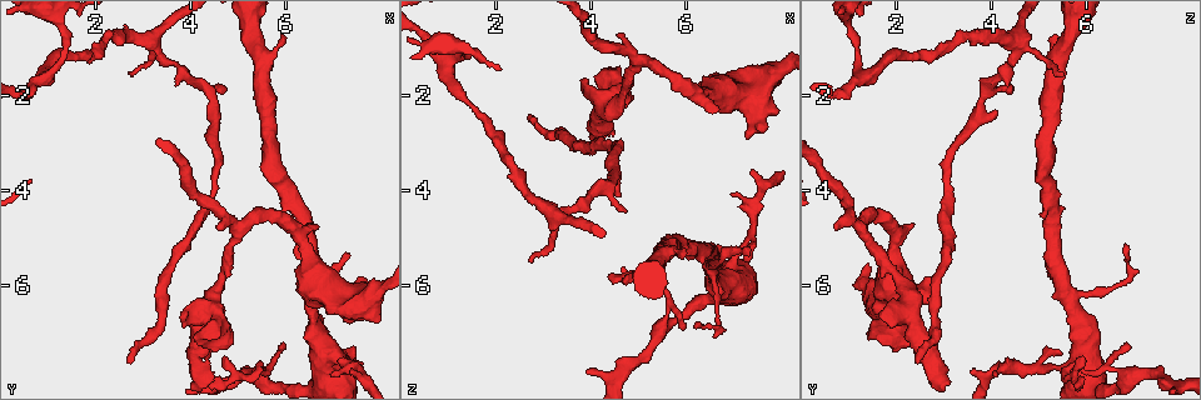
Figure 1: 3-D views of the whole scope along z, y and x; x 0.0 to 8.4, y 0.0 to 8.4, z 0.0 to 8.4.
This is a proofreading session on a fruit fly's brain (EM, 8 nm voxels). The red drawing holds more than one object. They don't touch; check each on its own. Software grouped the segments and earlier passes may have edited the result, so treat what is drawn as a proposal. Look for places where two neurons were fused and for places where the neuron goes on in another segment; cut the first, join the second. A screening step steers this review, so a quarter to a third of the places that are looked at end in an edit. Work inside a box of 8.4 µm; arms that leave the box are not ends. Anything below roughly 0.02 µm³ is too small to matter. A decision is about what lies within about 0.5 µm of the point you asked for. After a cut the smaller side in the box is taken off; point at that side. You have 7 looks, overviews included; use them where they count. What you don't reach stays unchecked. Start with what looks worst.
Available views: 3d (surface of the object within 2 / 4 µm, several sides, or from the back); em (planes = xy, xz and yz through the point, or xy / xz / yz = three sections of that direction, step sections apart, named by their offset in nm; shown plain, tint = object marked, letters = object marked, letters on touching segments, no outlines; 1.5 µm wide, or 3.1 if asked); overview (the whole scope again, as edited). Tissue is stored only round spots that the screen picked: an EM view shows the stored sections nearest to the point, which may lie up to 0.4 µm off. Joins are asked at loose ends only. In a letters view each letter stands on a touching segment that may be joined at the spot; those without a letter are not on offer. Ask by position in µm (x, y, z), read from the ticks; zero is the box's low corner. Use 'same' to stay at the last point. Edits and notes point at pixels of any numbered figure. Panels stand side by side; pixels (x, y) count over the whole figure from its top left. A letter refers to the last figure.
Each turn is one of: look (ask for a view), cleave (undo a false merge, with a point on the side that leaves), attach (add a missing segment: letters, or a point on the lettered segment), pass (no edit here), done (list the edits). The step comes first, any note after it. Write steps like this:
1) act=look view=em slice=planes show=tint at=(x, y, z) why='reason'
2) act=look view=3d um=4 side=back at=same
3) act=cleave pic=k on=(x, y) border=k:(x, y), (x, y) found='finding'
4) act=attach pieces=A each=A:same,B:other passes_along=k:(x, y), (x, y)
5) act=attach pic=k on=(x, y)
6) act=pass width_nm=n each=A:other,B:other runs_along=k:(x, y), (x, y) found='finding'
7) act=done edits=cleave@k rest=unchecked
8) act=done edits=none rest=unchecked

act=look view=em slice=xy step=4 show=tint at=(3.90, 6.70, 1.60) why='branch stops here'

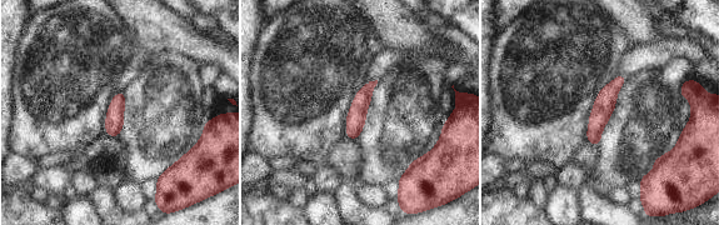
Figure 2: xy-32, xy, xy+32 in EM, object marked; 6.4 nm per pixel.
act=look view=em slice=yz step=4 show=letters at=same why='another direction'

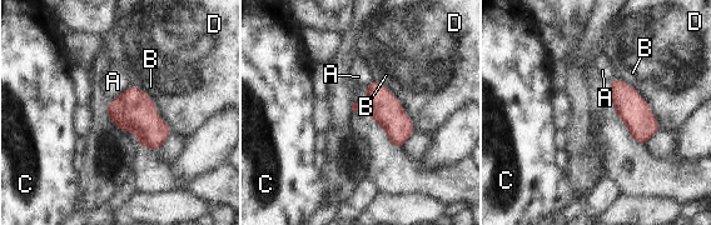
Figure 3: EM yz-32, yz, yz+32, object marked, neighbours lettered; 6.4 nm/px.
act=pass longest_contact=D:280nm each=A:other,B:other,C:other,D:other border=3:(129, 85), (108, 104) found='none of them fits'

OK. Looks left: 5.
act=look view=3d um=4 at=(6.95, 7.70, 5.60) why='a narrow waist'

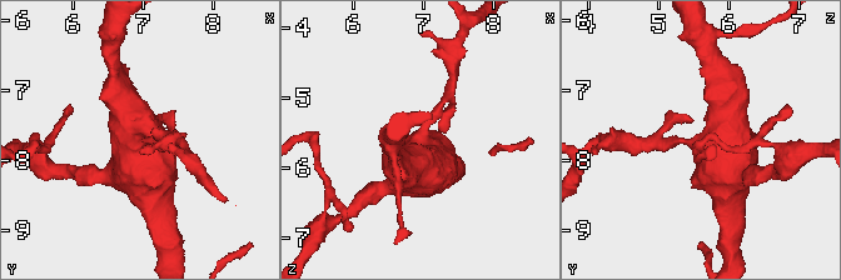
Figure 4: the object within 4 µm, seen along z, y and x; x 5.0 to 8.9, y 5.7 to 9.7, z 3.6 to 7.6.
act=look view=em slice=planes show=plain at=(6.95, 7.75, 5.60)

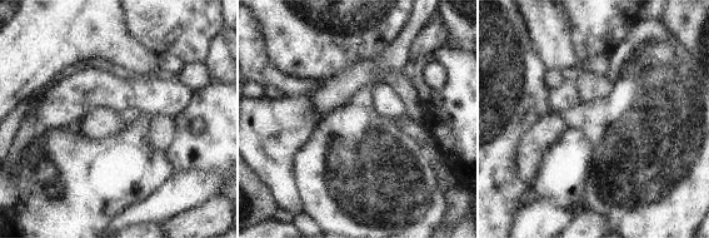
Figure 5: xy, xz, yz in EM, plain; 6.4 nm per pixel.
act=look view=em slice=planes show=letters at=same why='what lies round it'

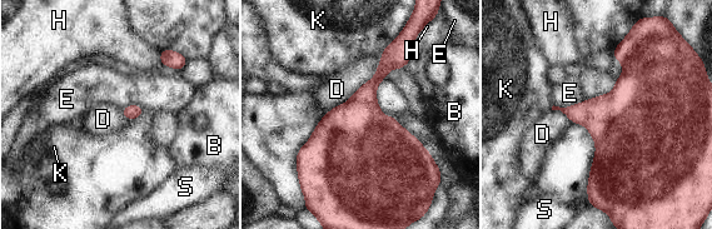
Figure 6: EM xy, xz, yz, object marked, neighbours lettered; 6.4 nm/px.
act=pass each=B:other,D:other,E:other,H:other,K:other,S:other border=6:(384, 50), (376, 73), (324, 115) found='one neuron here'

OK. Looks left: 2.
act=look view=3d um=2 at=(5.05, 4.80, 1.25) why='branch point'

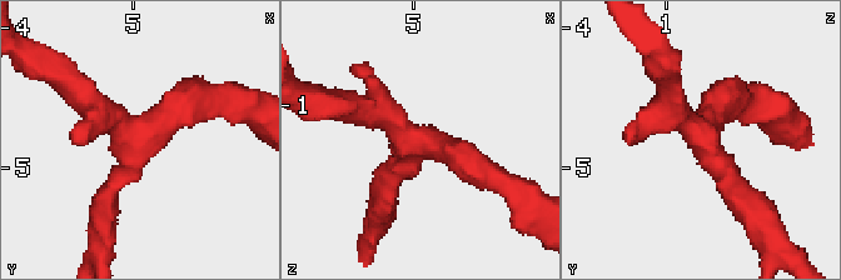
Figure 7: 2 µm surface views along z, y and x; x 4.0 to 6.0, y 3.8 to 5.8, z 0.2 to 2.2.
act=look view=em slice=planes show=letters at=(5.06, 4.78, 1.28) arms=3 arm_widths_nm=200,220,240 why='shape alone is not enough'

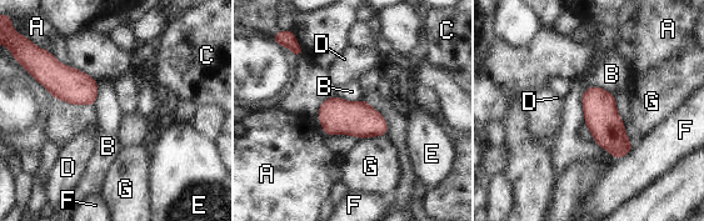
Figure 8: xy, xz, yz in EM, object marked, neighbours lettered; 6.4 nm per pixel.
act=pass each=A:other,B:other,C:other,D:other,E:other,F:other,G:other border=8:(613, 94), (589, 86), (583, 121) found='one neuron here'

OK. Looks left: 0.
act=done edits=none rest=unchecked

